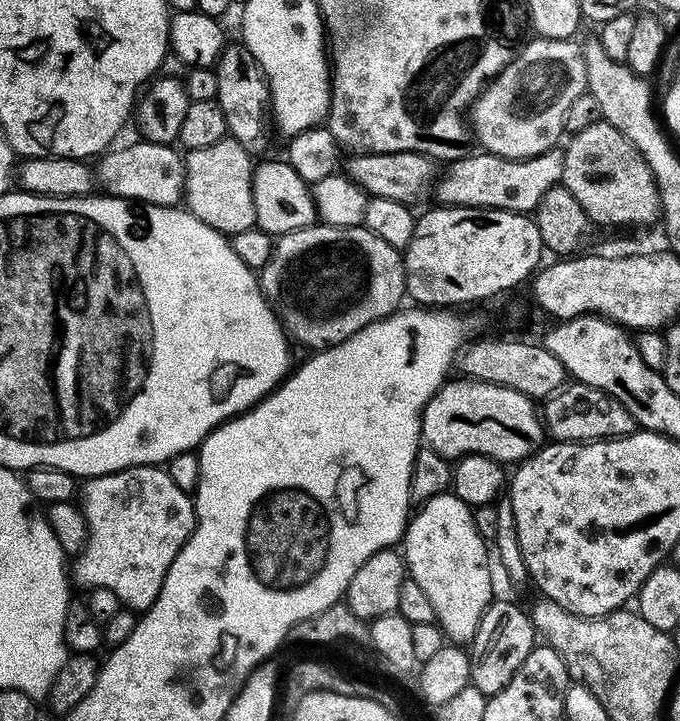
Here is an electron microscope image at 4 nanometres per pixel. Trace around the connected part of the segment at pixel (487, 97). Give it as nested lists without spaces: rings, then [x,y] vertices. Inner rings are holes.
[[[532,38],[494,79],[485,84],[470,109],[474,140],[483,151],[511,160],[525,160],[557,143],[552,131],[561,127],[566,110],[570,110],[570,102],[585,95],[588,86],[584,49],[576,43],[575,39]]]

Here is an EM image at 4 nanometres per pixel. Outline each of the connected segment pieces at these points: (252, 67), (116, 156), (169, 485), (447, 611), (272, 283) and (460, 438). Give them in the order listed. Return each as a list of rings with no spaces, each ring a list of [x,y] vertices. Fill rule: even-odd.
[[[228,42],[214,69],[218,82],[215,102],[222,110],[222,118],[226,118],[228,136],[238,141],[250,154],[266,151],[268,140],[264,137],[264,123],[268,124],[270,120],[269,87],[258,62],[242,43]]]
[[[139,143],[132,144],[129,148],[122,149],[121,152],[109,151],[99,161],[101,162],[100,172],[98,168],[99,187],[101,184],[104,187],[101,189],[105,193],[123,196],[126,200],[141,204],[156,204],[159,208],[179,205],[184,199],[184,160],[182,156],[175,152],[172,144]]]
[[[139,464],[137,468],[123,468],[120,472],[111,472],[105,476],[94,476],[85,479],[78,492],[78,503],[80,509],[84,511],[84,517],[88,523],[88,541],[83,550],[80,551],[79,556],[75,557],[70,568],[75,583],[77,580],[84,588],[105,588],[106,591],[113,592],[121,600],[119,603],[123,607],[133,610],[146,610],[158,598],[158,594],[162,590],[162,582],[166,578],[174,558],[178,558],[182,546],[190,538],[193,528],[196,527],[196,509],[193,497],[187,492],[178,490],[177,484],[174,483],[174,478],[170,478],[170,474],[163,467],[154,464]]]
[[[449,490],[446,492],[440,492],[436,496],[431,496],[429,500],[423,501],[423,503],[417,508],[420,509],[418,509],[417,512],[415,509],[415,511],[411,513],[408,526],[405,528],[402,537],[402,555],[406,565],[407,575],[414,582],[418,582],[418,586],[422,586],[422,590],[426,590],[426,598],[430,598],[430,606],[434,606],[436,623],[439,624],[441,630],[444,631],[445,637],[452,642],[471,641],[473,634],[478,630],[478,622],[482,618],[482,614],[488,609],[488,605],[491,604],[494,599],[494,593],[492,593],[492,572],[488,569],[488,552],[490,556],[489,545],[480,537],[478,530],[474,526],[472,508],[462,498],[458,498],[455,491]]]
[[[317,222],[311,224],[308,228],[288,232],[273,243],[270,258],[266,262],[266,266],[259,269],[258,279],[260,282],[260,291],[263,292],[268,303],[272,305],[272,310],[280,320],[280,325],[284,327],[285,332],[288,333],[289,337],[295,343],[297,340],[298,343],[305,344],[308,350],[319,350],[334,344],[340,344],[346,338],[358,334],[366,326],[370,326],[379,320],[385,320],[387,316],[392,315],[393,312],[401,307],[400,299],[405,299],[406,296],[404,290],[404,258],[401,249],[390,246],[390,242],[378,238],[378,234],[374,234],[370,229],[363,226],[339,228],[333,224]]]
[[[471,378],[449,379],[429,397],[420,416],[420,434],[427,447],[450,462],[469,454],[519,462],[527,460],[546,440],[541,413],[526,394]]]

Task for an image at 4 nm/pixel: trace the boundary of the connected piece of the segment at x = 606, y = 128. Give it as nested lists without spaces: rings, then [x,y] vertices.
[[[601,118],[594,122],[594,126],[586,126],[586,130],[571,133],[569,140],[572,141],[563,145],[562,184],[578,200],[593,225],[601,224],[604,228],[640,228],[643,224],[652,224],[655,220],[657,223],[661,219],[660,195],[650,166],[618,129]]]

